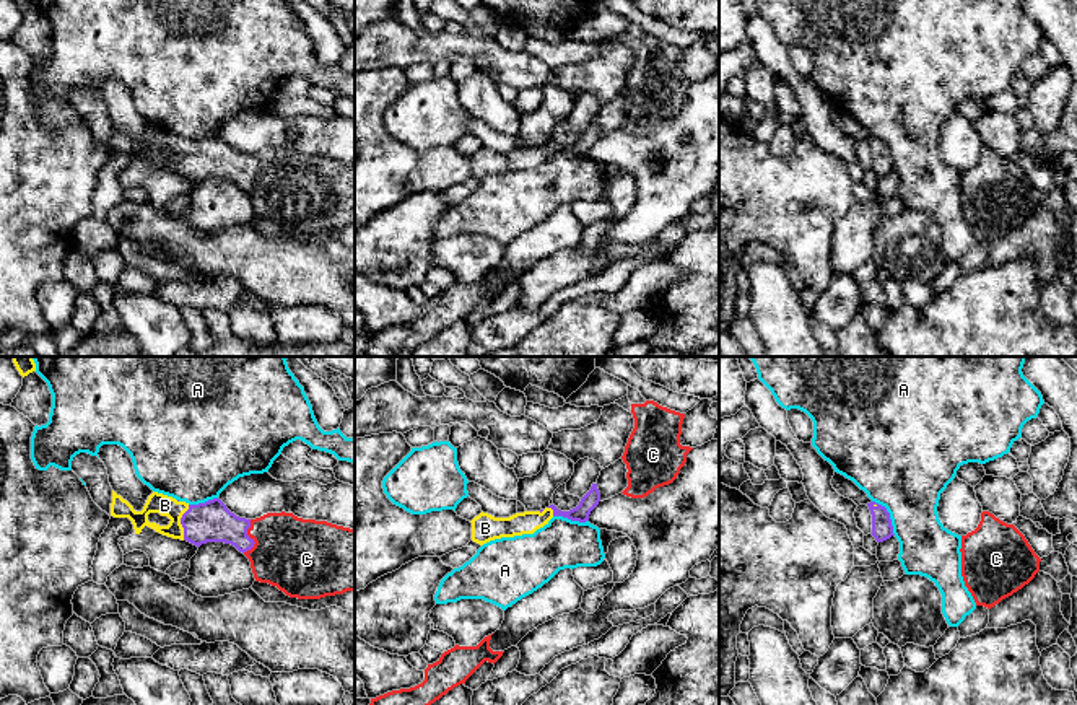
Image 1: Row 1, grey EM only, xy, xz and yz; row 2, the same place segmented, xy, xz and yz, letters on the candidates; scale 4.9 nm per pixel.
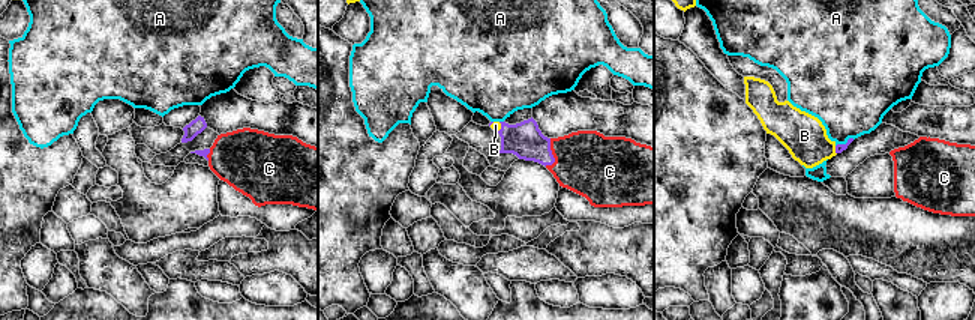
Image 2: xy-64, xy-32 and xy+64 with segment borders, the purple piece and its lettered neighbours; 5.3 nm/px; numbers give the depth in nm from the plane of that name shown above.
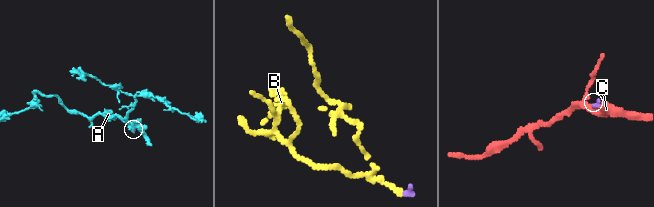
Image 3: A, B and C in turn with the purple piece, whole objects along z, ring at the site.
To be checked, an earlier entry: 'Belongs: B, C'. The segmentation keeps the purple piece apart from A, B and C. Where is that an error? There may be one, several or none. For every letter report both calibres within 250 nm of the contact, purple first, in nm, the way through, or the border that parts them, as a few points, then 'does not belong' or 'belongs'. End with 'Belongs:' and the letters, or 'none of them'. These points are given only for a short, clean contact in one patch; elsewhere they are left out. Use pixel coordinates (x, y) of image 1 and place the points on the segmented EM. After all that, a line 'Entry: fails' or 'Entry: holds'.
A: calibres 110 and 440 nm; does not belong
B: calibres 200 and 100 nm; way xy (212, 521), (181, 523), (165, 505); belongs
C: calibres 200 and 360 nm; way xy (212, 521), (249, 538), (274, 542), (296, 556); belongs
Belongs: B, C
Entry: holds

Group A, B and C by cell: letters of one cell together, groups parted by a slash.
A / B C

